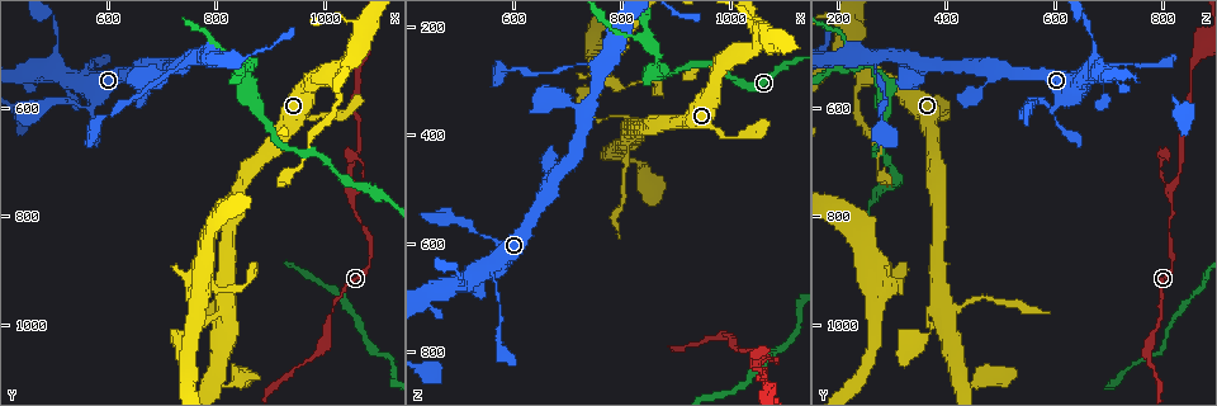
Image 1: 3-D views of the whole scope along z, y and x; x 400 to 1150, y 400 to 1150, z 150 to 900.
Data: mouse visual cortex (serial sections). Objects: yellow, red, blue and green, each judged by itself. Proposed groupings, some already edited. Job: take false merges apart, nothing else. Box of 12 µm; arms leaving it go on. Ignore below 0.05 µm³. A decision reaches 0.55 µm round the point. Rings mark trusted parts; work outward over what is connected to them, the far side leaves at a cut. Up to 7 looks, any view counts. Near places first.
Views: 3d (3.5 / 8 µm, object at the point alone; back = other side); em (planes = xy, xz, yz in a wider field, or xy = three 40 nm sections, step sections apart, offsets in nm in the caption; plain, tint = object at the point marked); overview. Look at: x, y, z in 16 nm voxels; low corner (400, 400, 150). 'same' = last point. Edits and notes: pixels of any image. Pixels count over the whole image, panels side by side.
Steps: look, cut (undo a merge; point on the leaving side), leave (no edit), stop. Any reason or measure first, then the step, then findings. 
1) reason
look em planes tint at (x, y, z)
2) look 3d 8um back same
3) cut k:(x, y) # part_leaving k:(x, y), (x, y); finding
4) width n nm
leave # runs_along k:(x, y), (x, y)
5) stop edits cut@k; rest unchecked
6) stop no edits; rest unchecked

side arm on a straight run
look 3d 3.5um at (765, 510, 275)

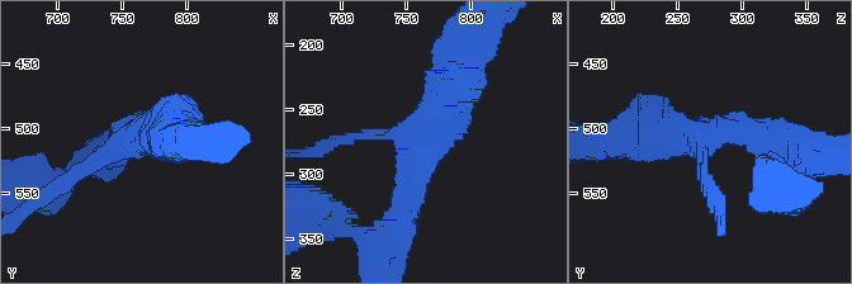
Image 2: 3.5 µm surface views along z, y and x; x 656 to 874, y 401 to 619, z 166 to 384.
arms 3; arm_widths 150, 350, 500 nm
look em xy step 5 tint at (762, 508, 270)

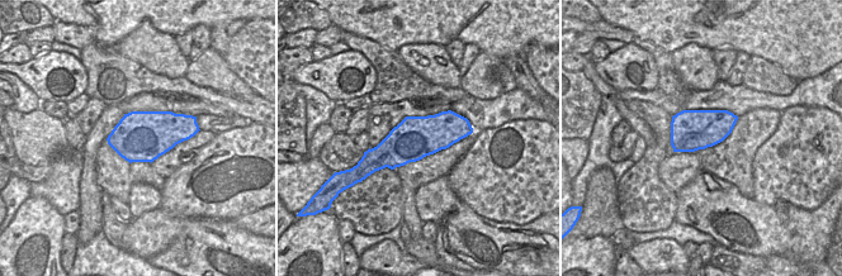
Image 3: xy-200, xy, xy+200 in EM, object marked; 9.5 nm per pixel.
cut it another way
look em xy step 1 tint same

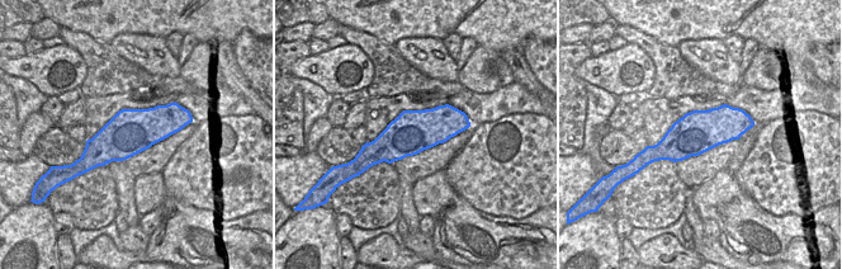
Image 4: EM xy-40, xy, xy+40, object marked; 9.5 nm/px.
leave # runs_along 2:(402, 214), (421, 131), (460, 65); one cell here

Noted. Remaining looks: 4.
four arms meet
look 3d 3.5um at (810, 970, 375)

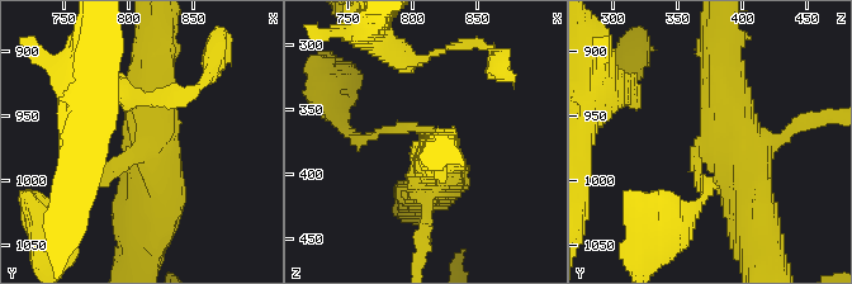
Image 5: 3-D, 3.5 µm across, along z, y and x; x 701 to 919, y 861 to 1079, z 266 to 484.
arms 4; arm_widths 150, 150, 450, 500 nm; need the tissue
look em xy step 3 tint at (812, 972, 372)

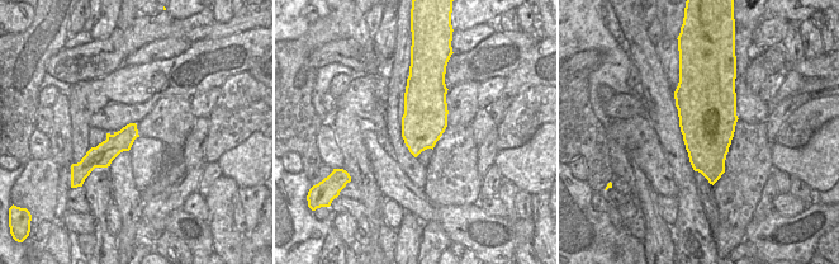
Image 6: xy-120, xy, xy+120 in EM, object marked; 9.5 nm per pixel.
leave # runs_along 5:(718, 38), (720, 121), (753, 206); all the same cell

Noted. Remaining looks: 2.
stop no edits; rest unchecked

